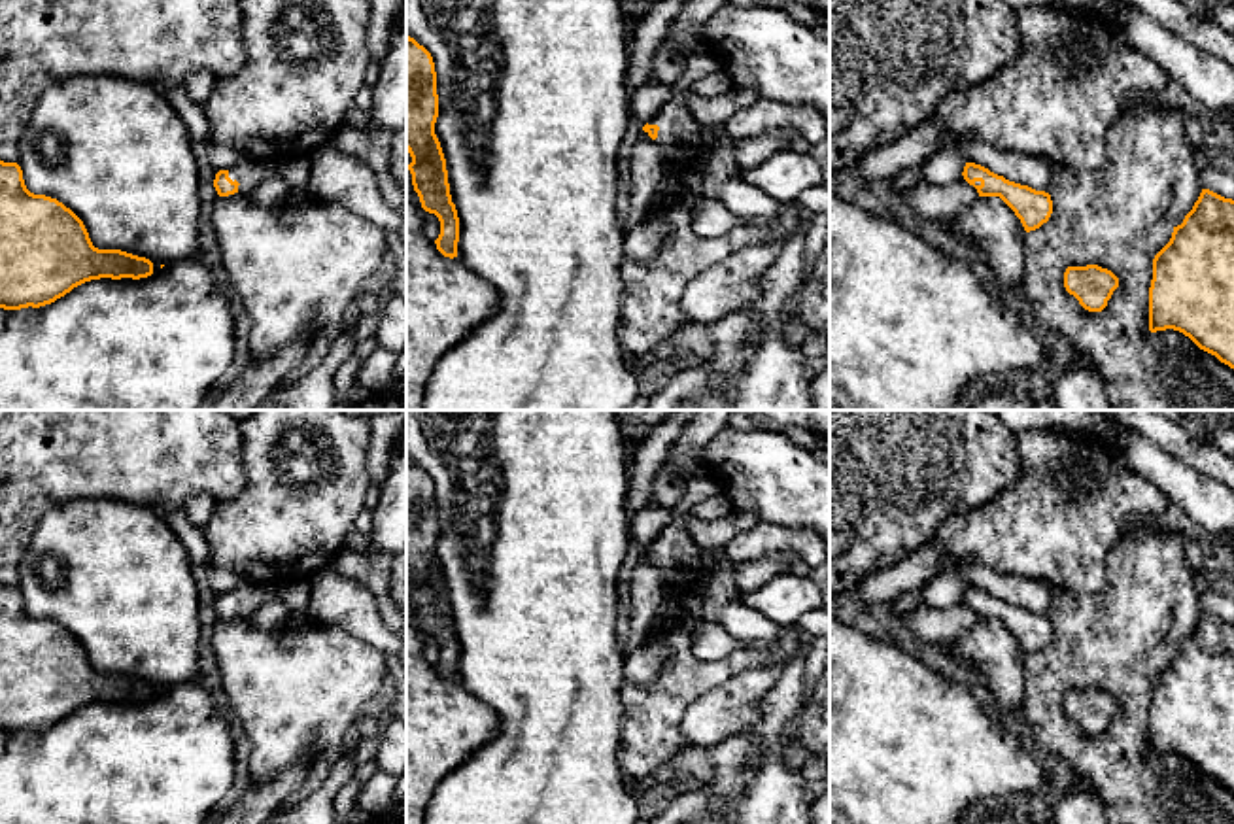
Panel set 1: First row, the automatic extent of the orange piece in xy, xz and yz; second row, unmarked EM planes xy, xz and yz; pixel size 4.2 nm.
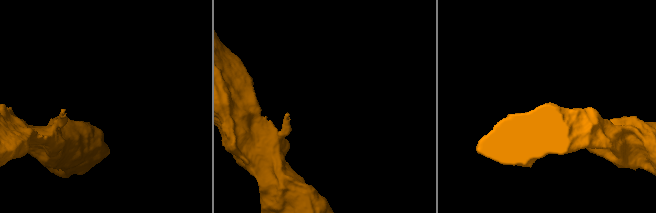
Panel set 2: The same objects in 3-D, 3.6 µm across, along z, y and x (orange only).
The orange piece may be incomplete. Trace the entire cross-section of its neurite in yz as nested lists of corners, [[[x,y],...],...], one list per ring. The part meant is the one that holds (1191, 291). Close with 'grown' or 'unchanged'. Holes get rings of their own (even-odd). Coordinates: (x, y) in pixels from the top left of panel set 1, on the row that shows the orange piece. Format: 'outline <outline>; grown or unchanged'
outline [[[1202,189],[1170,242],[1153,259],[1149,331],[1174,329],[1234,369],[1234,200]]]; unchanged

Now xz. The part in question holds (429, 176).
outline [[[406,36],[406,151],[421,208],[440,221],[435,240],[444,257],[457,257],[459,217],[452,202],[446,159],[435,134],[438,117],[437,72],[431,53]]]; unchanged

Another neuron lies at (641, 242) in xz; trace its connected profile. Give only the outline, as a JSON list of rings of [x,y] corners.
[[[652,204],[644,219],[637,227],[626,231],[624,238],[626,257],[633,261],[646,261],[660,251],[665,238],[667,223],[663,217],[658,215]]]

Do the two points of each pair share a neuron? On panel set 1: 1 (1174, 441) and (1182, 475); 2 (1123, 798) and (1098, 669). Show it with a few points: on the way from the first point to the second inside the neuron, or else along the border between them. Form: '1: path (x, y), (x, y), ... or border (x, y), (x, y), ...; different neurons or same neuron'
1: border (1138, 435), (1157, 443), (1214, 479); different neurons
2: path (1125, 766), (1127, 702); same neuron

